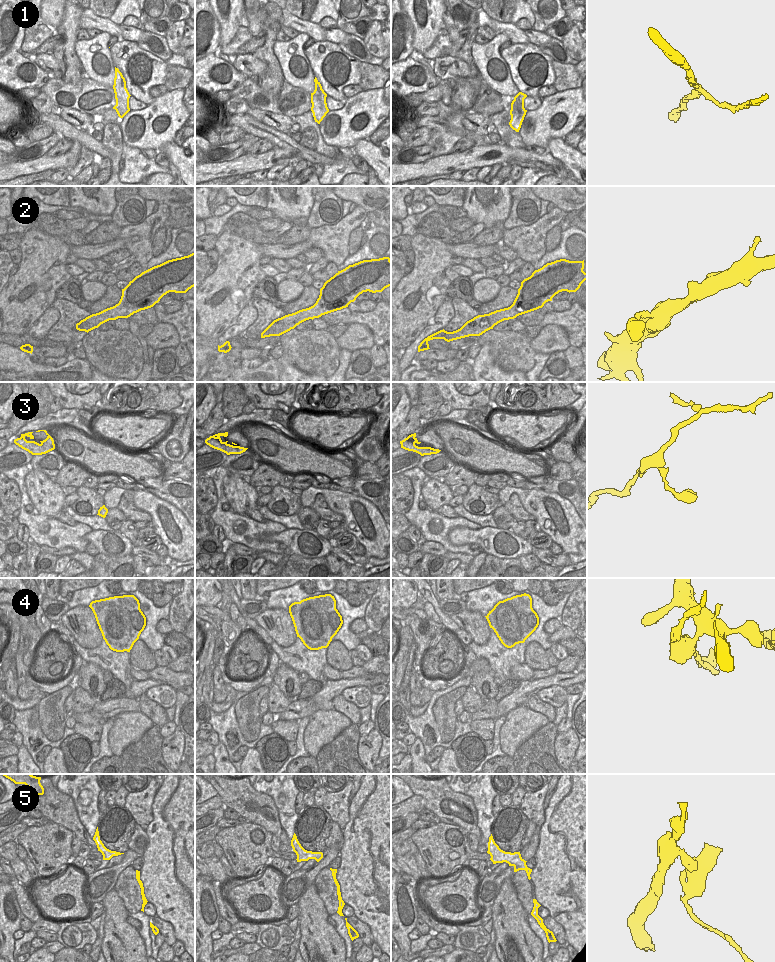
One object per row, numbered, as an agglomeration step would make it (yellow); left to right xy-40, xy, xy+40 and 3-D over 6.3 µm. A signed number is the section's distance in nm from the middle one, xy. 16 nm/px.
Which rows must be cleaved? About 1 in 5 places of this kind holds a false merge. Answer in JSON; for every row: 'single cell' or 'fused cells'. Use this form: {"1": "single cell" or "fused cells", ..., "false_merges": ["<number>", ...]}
{"1": "fused cells", "2": "single cell", "3": "single cell", "4": "fused cells", "5": "single cell", "false_merges": ["1", "4"]}

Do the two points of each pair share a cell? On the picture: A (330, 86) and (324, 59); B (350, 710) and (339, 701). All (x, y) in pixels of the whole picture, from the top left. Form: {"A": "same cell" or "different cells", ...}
{"A": "same cell", "B": "same cell"}

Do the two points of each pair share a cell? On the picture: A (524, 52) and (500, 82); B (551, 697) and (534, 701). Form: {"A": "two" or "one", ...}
{"A": "two", "B": "two"}

